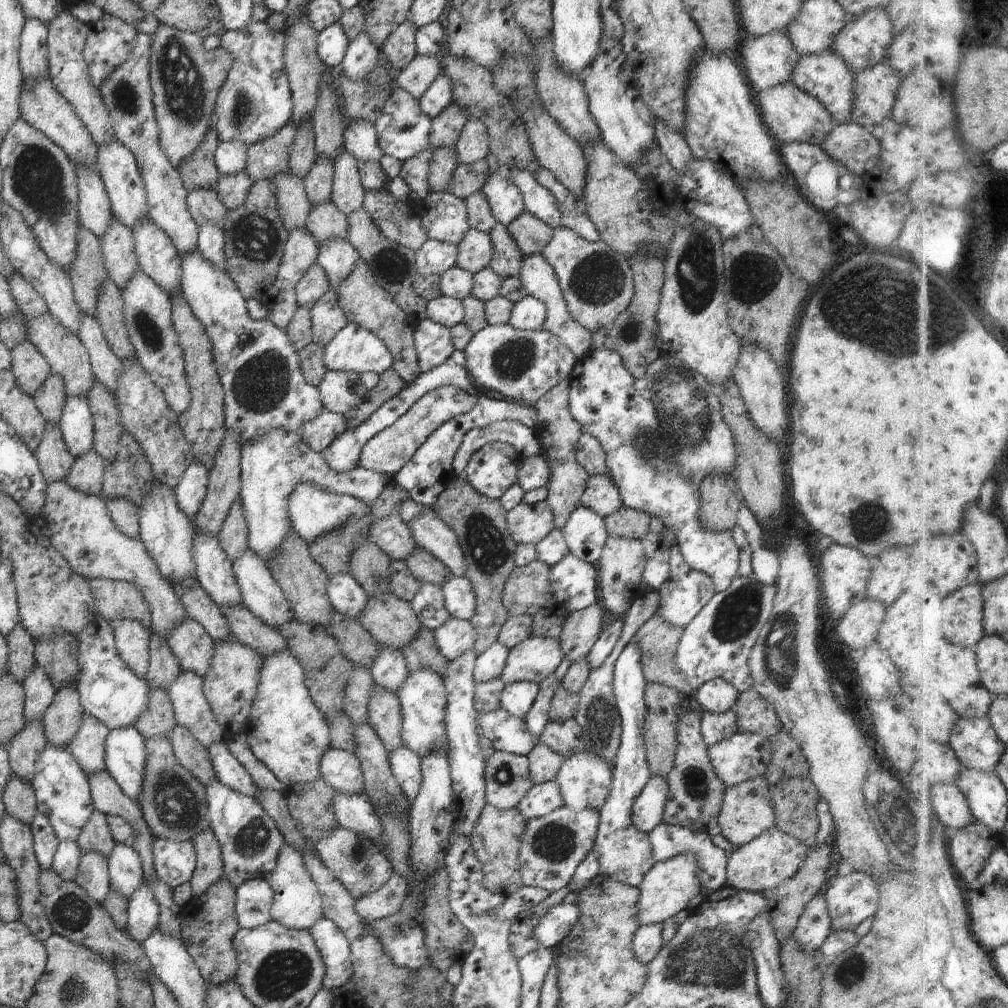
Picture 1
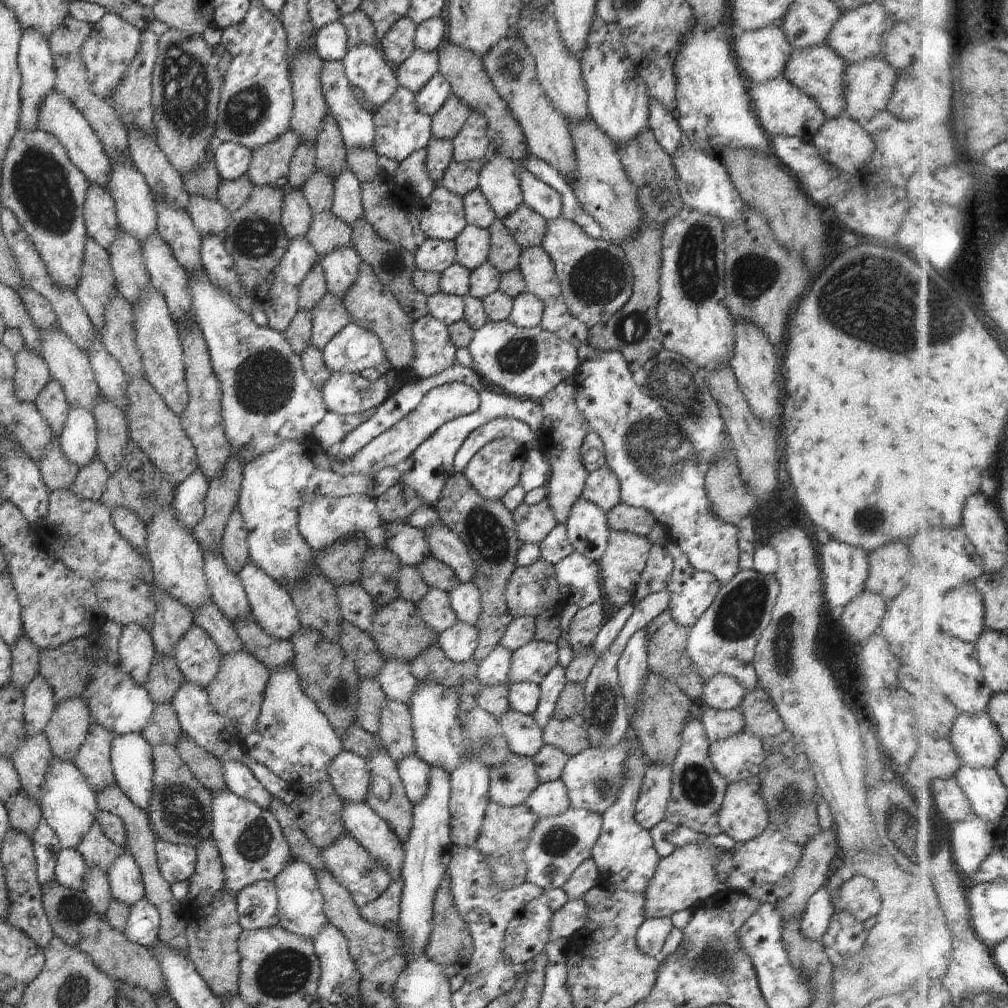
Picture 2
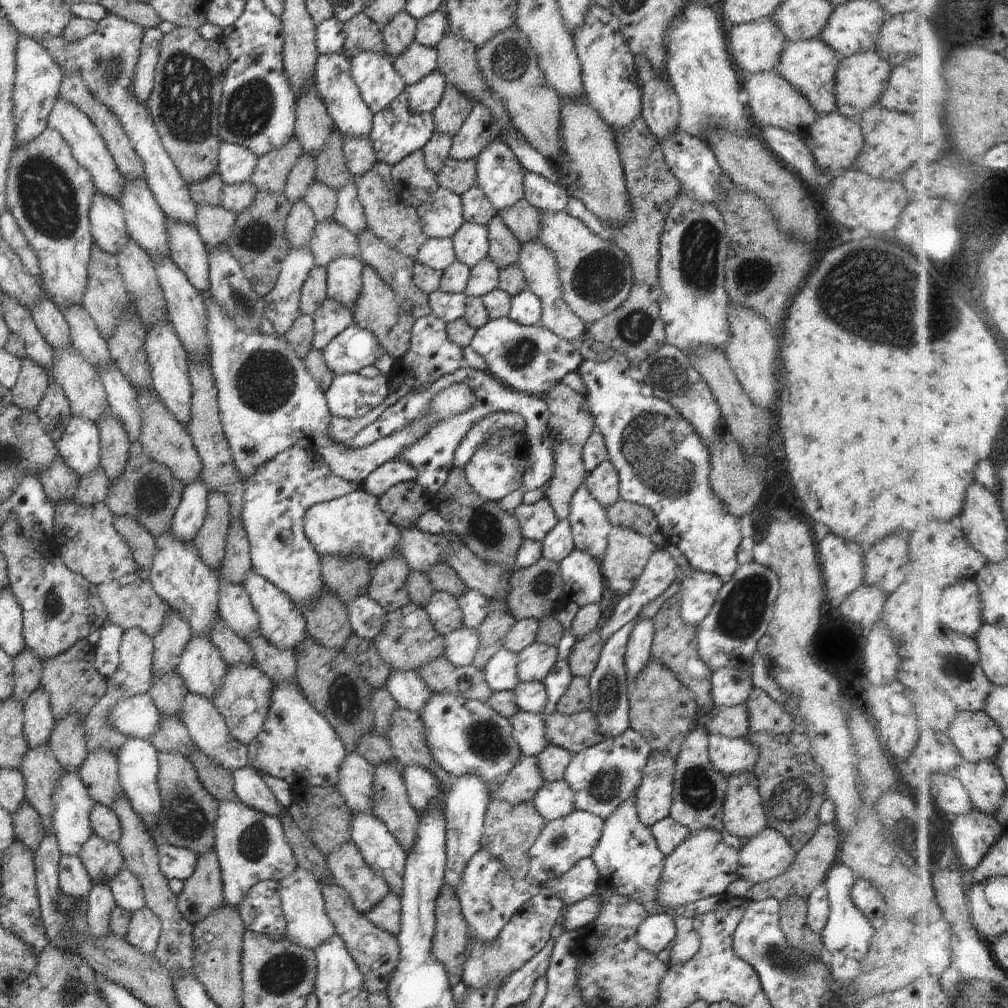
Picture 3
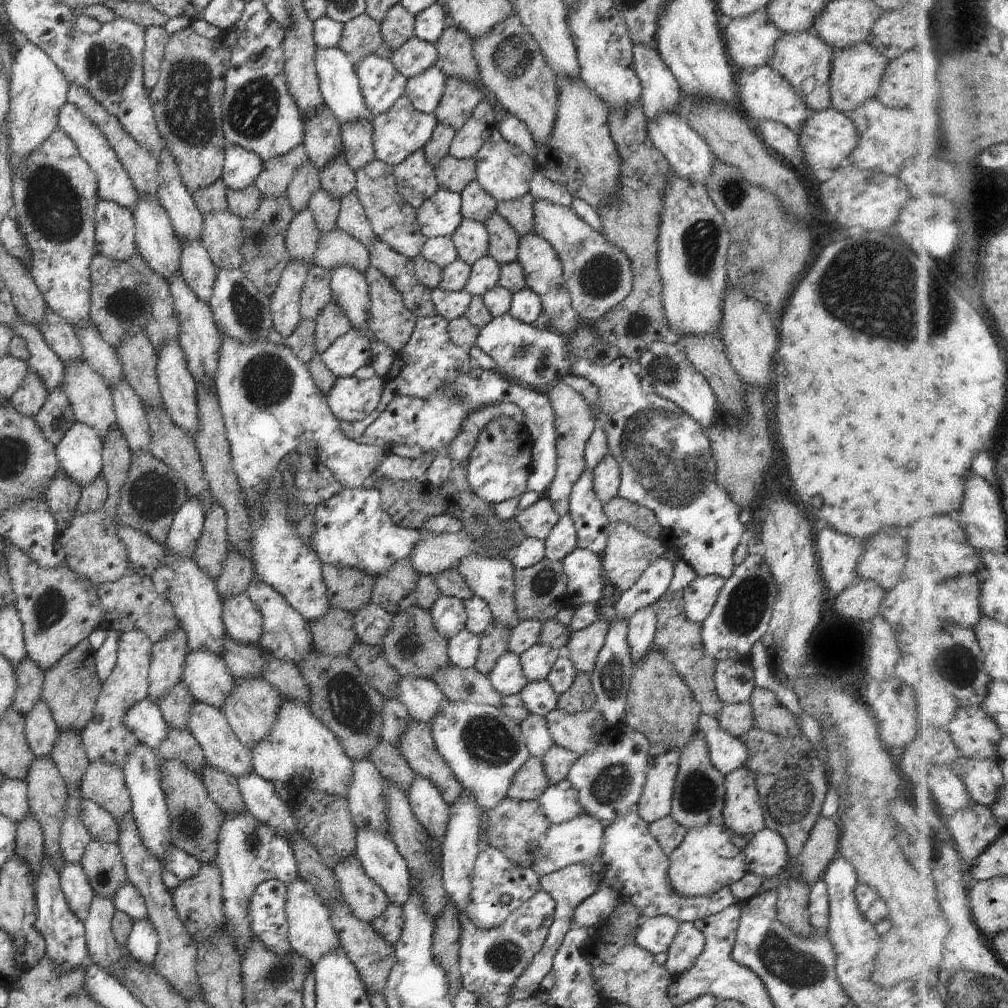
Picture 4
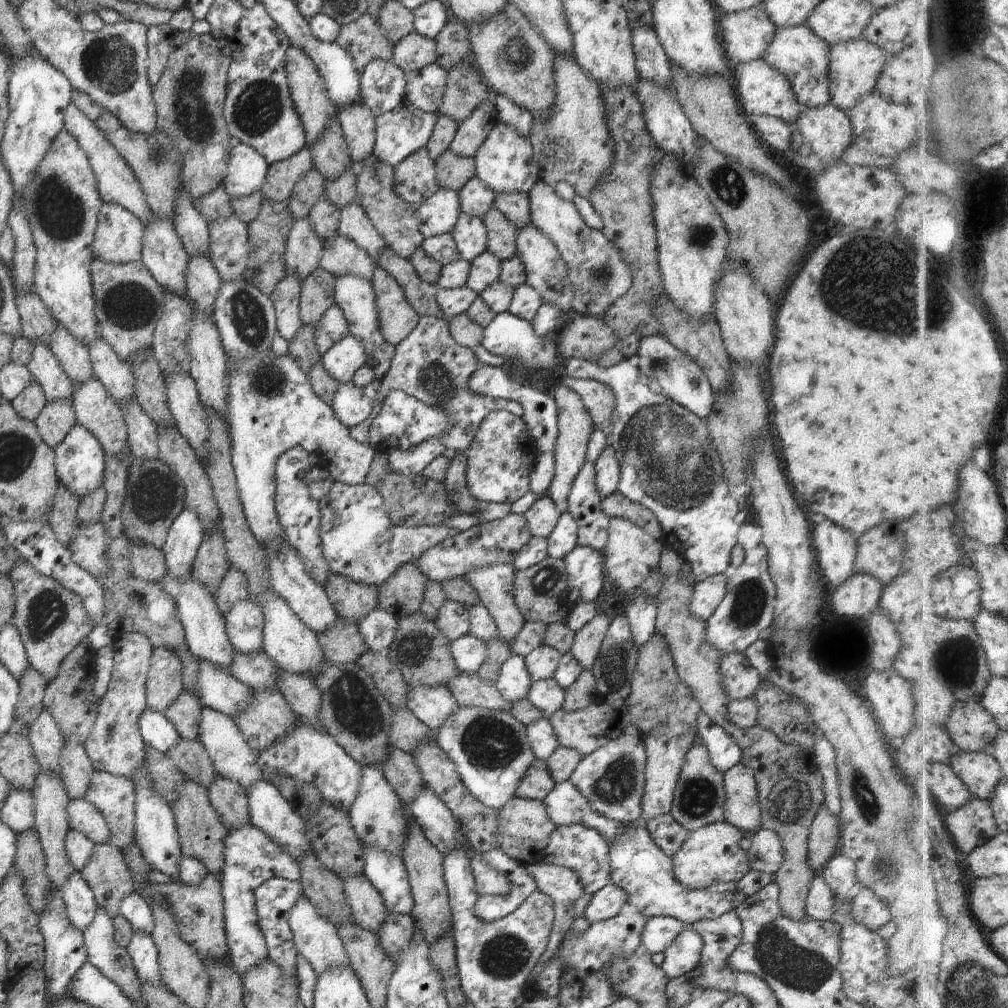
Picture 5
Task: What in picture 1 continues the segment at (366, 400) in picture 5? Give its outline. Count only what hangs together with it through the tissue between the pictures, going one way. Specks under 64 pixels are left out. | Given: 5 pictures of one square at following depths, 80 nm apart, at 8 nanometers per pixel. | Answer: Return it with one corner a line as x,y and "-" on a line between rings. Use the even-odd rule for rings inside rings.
326,371
318,386
326,410
345,415
365,400
370,392
354,371

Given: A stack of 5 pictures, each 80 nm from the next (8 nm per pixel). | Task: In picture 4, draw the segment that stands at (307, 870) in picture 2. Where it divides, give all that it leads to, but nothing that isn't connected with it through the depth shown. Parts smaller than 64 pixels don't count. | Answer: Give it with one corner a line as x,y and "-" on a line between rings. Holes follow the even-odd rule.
298,878
287,885
285,911
288,921
288,940
294,952
305,957
313,966
330,951
341,948
341,944
332,926
327,906
323,905
315,888

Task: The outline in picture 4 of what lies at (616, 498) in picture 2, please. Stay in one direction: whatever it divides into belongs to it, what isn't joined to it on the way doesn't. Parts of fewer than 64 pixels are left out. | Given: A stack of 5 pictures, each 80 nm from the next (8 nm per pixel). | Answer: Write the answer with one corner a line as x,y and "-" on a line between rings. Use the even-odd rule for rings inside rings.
608,454
593,468
593,487
600,502
607,503
617,494
621,481
620,469
613,456

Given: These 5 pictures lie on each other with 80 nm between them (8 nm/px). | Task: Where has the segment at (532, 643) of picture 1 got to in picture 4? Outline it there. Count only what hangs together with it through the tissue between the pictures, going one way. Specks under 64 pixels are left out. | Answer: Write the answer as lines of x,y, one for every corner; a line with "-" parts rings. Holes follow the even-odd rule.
540,643
519,656
524,676
530,682
546,679
557,658
558,649

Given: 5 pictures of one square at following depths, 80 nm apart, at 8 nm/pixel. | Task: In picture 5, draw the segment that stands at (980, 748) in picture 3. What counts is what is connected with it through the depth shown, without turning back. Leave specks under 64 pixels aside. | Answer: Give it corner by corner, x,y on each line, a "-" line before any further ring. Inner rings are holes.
958,702
948,728
966,752
984,752
992,748
1000,734
994,716
980,702

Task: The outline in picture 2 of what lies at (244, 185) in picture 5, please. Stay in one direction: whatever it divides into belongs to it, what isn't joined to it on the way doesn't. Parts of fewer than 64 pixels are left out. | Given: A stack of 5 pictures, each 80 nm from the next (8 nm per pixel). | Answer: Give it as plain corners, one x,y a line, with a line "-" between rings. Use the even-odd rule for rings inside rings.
219,143
213,157
221,178
235,181
247,174
253,151
236,143

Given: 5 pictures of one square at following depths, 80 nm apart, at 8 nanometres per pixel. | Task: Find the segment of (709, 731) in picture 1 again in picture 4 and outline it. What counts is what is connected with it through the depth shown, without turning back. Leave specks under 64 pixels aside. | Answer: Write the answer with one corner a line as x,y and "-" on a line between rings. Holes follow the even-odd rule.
749,701
736,704
724,703
716,720
726,732
738,738
746,734
755,724

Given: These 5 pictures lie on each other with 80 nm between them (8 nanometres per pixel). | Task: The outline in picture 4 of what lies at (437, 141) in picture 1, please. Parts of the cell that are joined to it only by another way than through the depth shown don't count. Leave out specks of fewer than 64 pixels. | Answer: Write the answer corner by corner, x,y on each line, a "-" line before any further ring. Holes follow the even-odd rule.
447,77
445,86
443,97
433,114
437,124
445,124
457,131
485,98
476,84
462,79

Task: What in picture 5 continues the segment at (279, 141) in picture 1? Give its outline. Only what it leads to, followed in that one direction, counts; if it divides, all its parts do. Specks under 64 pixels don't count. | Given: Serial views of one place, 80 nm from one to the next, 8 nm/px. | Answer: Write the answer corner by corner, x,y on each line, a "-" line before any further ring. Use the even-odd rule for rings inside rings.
305,146
287,161
280,161
269,166
267,179
264,181
261,193
266,199
286,204
297,182
312,169
311,150

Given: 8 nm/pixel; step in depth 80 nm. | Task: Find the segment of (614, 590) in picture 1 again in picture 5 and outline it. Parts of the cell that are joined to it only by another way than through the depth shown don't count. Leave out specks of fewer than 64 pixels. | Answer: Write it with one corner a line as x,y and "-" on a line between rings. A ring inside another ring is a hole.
622,517
609,519
607,543
602,550
604,572
627,594
638,589
652,571
659,568
663,546
644,529

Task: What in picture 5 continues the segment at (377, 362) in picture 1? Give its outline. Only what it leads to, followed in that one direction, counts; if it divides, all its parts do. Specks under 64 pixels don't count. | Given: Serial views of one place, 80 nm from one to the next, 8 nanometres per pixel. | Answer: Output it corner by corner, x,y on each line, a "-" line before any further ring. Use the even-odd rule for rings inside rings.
350,334
336,342
321,358
321,363
328,374
339,383
349,383
354,372
367,362
364,345

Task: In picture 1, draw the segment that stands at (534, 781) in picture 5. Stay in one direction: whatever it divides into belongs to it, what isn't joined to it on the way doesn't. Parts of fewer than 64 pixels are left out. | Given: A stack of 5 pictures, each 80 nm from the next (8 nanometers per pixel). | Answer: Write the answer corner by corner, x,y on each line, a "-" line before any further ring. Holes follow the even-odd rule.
494,751
485,759
485,797
488,804
500,810
516,808
524,795
533,787
533,780
529,773
529,760
522,755

